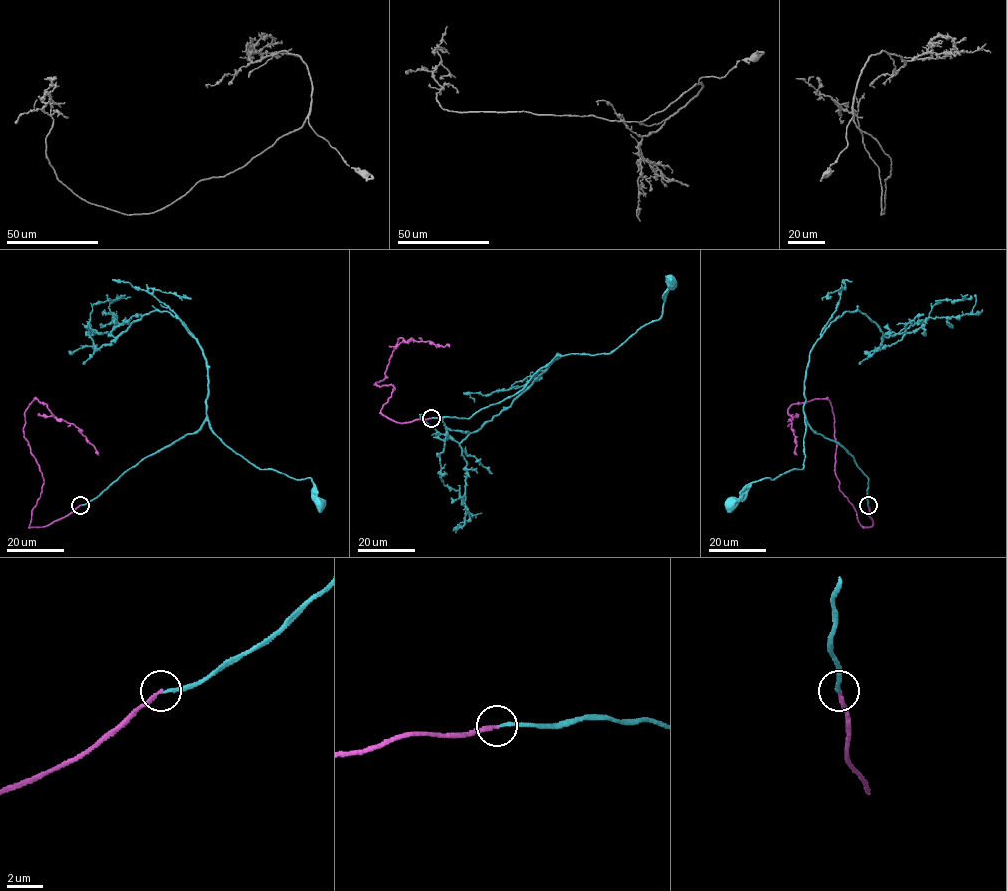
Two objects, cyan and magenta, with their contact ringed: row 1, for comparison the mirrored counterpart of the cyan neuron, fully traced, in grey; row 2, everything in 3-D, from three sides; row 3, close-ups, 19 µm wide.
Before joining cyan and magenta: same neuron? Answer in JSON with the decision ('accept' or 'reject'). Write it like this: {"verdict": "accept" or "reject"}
{"verdict": "reject"}

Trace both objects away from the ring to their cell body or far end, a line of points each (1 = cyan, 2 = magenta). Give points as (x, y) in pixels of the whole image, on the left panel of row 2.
1: (80, 505), (146, 457), (195, 433), (206, 420), (225, 444), (258, 467), (296, 480), (310, 477), (320, 503)
2: (80, 505), (48, 525), (29, 526), (44, 480), (24, 436), (29, 405), (37, 399), (74, 424), (98, 455)

